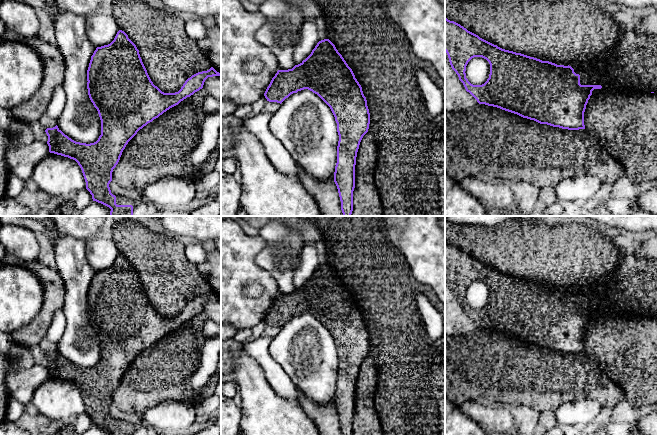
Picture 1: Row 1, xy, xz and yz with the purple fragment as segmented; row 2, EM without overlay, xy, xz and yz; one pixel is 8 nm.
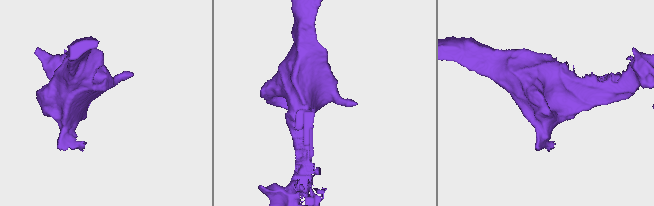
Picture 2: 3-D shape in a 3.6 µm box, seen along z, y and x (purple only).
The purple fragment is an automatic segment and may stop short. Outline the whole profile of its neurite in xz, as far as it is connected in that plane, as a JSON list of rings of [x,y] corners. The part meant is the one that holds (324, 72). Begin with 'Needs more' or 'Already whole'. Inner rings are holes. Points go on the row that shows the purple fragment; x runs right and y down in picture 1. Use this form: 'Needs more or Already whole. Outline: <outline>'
Already whole. Outline: [[[329,39],[319,41],[311,54],[292,69],[278,70],[264,96],[269,102],[281,104],[291,94],[304,89],[317,94],[330,107],[335,117],[339,141],[334,182],[338,189],[343,216],[351,216],[356,157],[360,142],[369,129],[370,113],[361,85],[355,78],[352,69]]]

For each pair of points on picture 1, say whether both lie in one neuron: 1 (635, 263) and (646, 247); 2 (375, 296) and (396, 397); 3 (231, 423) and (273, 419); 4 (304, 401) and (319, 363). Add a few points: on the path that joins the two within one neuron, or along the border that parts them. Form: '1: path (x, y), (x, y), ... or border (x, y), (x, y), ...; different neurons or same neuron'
1: border (633, 254), (646, 260); different neurons
2: path (393, 321), (396, 330), (396, 372); same neuron
3: border (241, 409), (239, 424); different neurons
4: border (297, 387), (315, 402), (328, 405); different neurons

